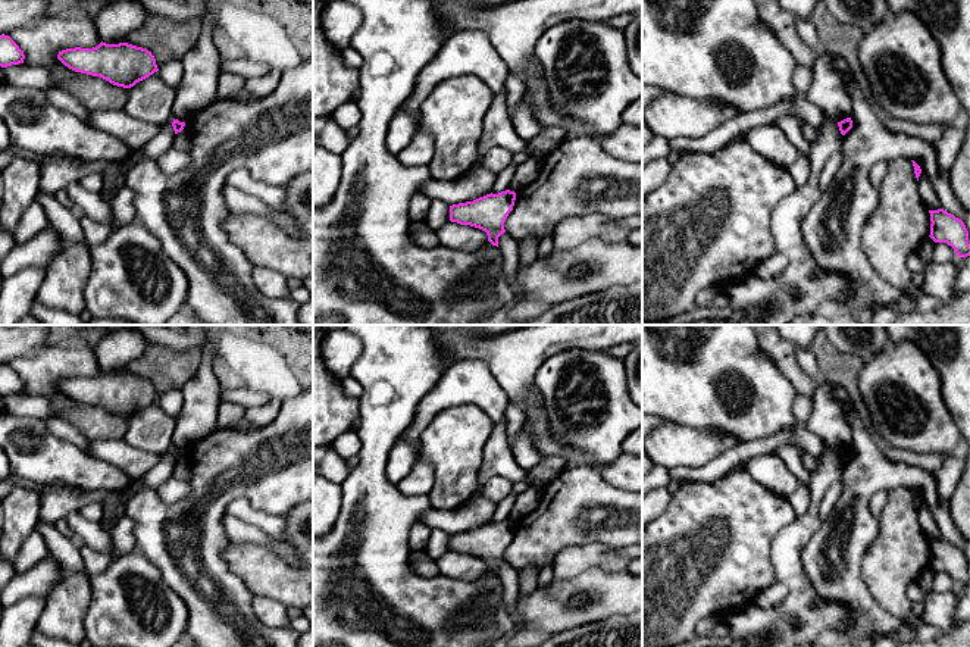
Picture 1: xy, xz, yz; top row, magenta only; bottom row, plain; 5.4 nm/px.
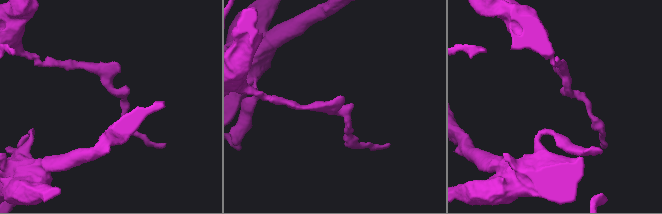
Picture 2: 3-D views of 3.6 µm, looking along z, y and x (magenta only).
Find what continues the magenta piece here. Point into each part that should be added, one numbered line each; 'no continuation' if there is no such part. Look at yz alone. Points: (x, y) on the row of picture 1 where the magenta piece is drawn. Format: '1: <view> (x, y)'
no continuation

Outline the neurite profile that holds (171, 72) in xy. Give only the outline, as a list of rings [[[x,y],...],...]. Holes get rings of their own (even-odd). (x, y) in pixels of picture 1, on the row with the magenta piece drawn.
[[[170,59],[159,68],[159,76],[173,90],[182,79],[182,59]]]

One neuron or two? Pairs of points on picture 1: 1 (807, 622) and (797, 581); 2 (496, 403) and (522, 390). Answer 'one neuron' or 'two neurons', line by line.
1: two neurons
2: two neurons

